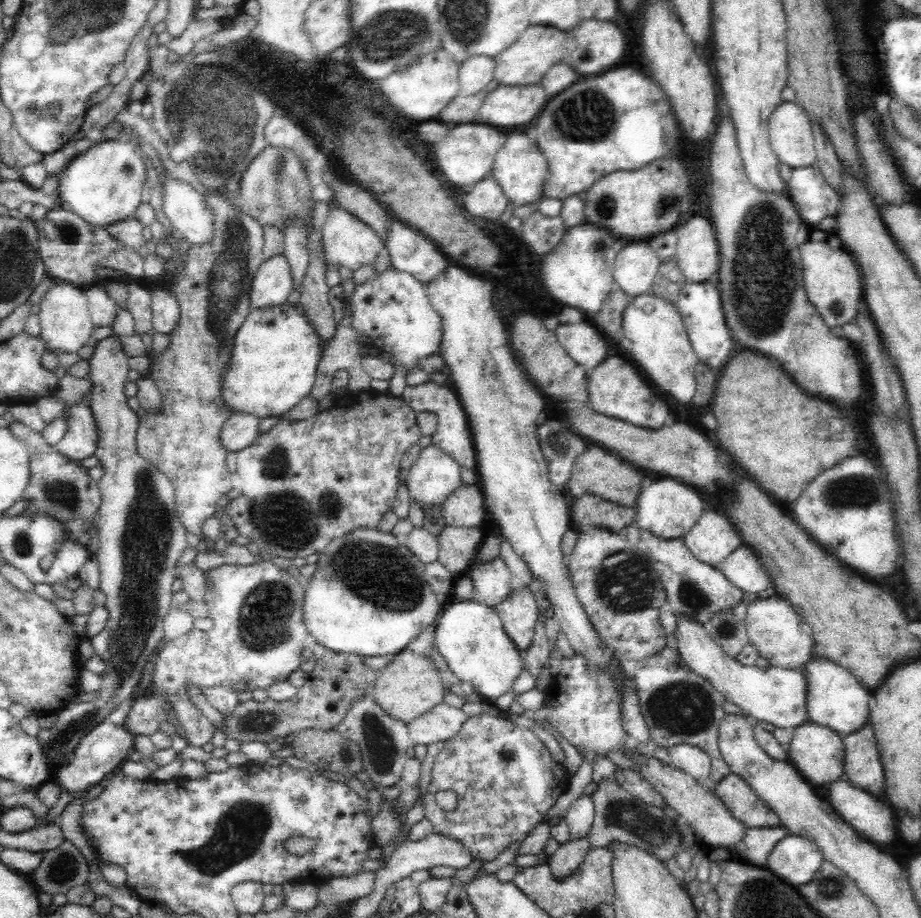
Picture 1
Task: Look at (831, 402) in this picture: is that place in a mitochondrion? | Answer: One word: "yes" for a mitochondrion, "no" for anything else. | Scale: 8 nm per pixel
no

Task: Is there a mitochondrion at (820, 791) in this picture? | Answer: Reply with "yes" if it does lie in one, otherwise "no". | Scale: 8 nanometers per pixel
no

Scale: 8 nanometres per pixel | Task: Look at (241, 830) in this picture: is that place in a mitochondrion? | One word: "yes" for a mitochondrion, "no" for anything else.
yes

